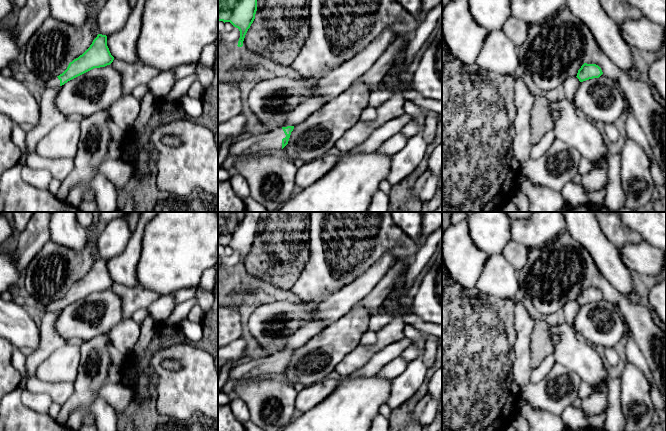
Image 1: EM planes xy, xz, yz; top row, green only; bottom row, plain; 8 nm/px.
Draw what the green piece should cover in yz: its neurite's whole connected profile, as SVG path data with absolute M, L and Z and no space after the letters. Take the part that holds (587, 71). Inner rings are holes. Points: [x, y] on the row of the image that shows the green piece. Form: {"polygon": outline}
{"polygon": "M584 63L578 70L576 77L580 82L583 82L589 79L599 78L602 74L603 72L598 65Z"}

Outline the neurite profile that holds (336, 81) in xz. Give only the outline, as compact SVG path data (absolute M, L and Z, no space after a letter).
M384 29L353 58L324 73L316 83L312 97L322 98L328 102L345 92L373 66L395 38L395 32L392 29Z

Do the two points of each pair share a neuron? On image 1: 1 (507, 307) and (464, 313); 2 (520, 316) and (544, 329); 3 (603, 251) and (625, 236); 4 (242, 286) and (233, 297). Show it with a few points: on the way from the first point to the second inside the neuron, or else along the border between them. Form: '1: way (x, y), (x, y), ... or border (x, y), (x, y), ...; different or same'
1: way (496, 307), (483, 307), (475, 313); same
2: border (534, 320), (530, 343); different
3: border (600, 225), (603, 234), (617, 248); different
4: way (241, 289), (236, 294); same

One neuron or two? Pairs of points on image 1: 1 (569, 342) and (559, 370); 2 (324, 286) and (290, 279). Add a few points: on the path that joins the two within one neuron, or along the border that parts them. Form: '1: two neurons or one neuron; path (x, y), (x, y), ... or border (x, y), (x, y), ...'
1: two neurons; border (555, 361), (566, 366), (580, 378)
2: two neurons; border (308, 259), (299, 277), (289, 289)

